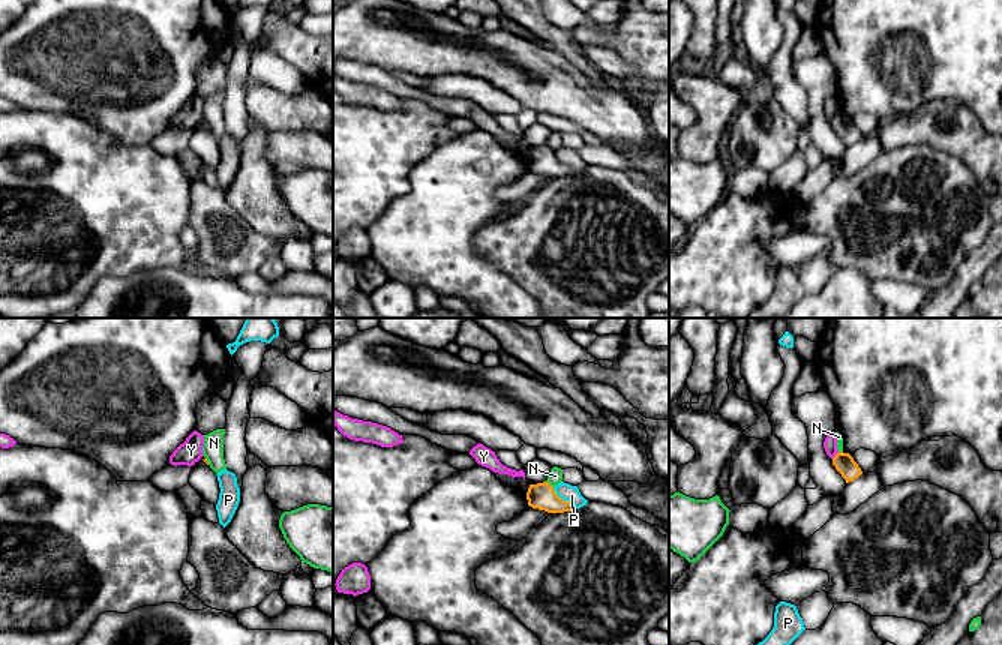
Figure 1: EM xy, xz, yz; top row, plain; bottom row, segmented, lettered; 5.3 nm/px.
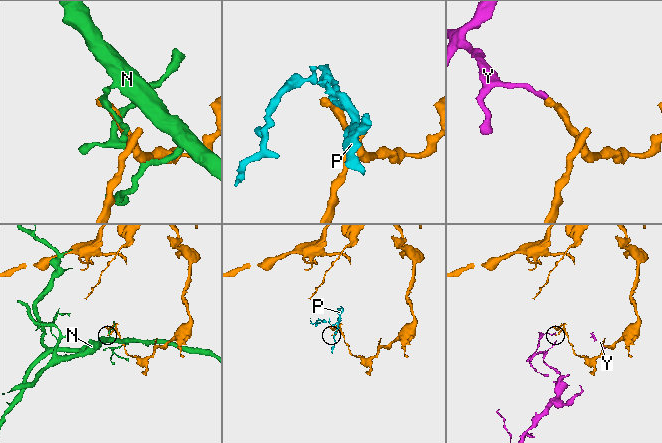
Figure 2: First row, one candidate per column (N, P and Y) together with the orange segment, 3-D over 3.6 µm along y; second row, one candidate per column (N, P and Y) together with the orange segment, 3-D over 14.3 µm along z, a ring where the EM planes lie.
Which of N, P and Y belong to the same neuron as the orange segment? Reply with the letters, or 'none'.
none

